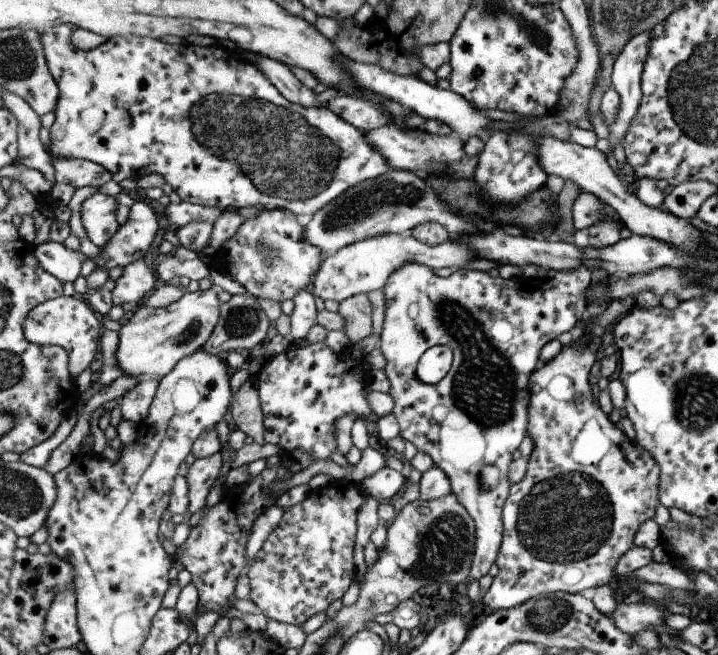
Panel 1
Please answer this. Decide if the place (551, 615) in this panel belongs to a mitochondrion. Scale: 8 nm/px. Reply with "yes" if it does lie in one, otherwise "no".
yes

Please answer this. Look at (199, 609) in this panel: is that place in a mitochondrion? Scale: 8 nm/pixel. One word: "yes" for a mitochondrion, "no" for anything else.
no

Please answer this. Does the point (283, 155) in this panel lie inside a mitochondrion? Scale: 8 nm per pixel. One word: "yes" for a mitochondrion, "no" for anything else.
yes

